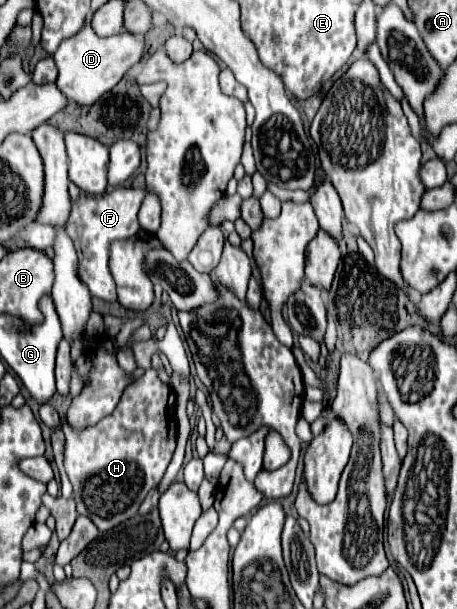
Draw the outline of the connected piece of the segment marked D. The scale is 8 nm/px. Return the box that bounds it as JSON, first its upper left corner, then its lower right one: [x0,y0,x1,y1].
[54,21,144,105]

